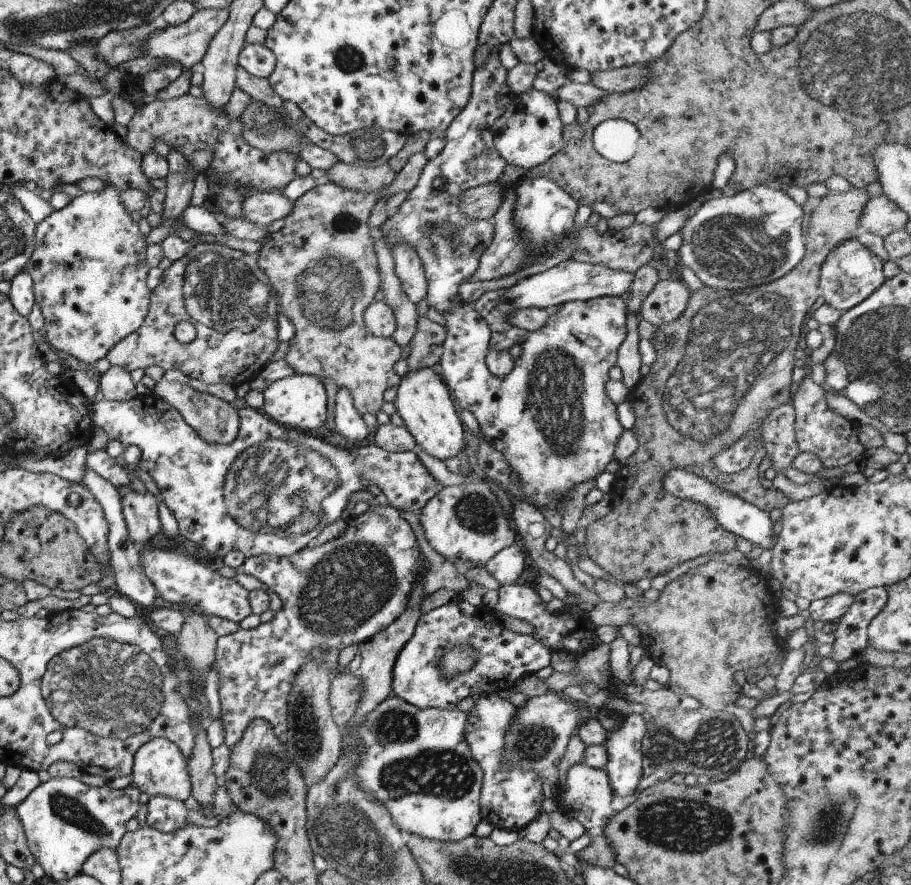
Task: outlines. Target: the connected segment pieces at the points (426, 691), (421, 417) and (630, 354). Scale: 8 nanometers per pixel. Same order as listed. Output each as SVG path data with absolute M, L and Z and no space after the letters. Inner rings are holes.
M456 598L427 614L420 614L413 635L395 658L391 694L419 710L435 707L452 710L463 698L515 689L521 676L532 675L550 663L550 651L535 636L506 630L495 612L484 604L475 607ZM463 644L469 644L477 654L473 668L461 672L455 679L443 680L437 670L439 658L453 646Z
M419 368L400 374L393 400L395 412L401 417L404 428L411 434L417 446L429 456L445 462L464 448L463 428L458 418L458 409L447 392L436 368Z
M625 308L625 330L626 335L623 338L623 342L619 344L619 349L616 353L616 366L621 371L620 382L626 387L626 390L633 390L635 384L639 384L639 378L642 378L639 374L640 357L637 351L639 332L638 324L639 320L632 313L627 314L627 308Z

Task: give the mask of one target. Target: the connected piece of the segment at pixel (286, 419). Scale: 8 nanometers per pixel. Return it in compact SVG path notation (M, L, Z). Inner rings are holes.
M292 373L286 378L271 382L262 392L263 412L265 416L279 425L287 426L292 434L301 432L309 435L320 426L324 426L327 410L325 388L315 376Z

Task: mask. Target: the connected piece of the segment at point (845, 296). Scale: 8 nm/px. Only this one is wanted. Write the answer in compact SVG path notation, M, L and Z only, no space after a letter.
M855 239L845 240L839 246L835 246L820 267L818 286L823 304L838 310L839 313L845 313L859 302L863 302L873 290L877 290L885 282L885 276L881 272L883 263Z

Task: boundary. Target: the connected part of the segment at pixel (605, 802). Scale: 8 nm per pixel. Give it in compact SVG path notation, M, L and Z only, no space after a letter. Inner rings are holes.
M582 763L574 764L569 768L565 784L562 787L559 786L558 792L553 797L557 807L579 822L585 831L607 826L609 818L614 814L610 804L612 799L613 794L605 770L590 768Z

